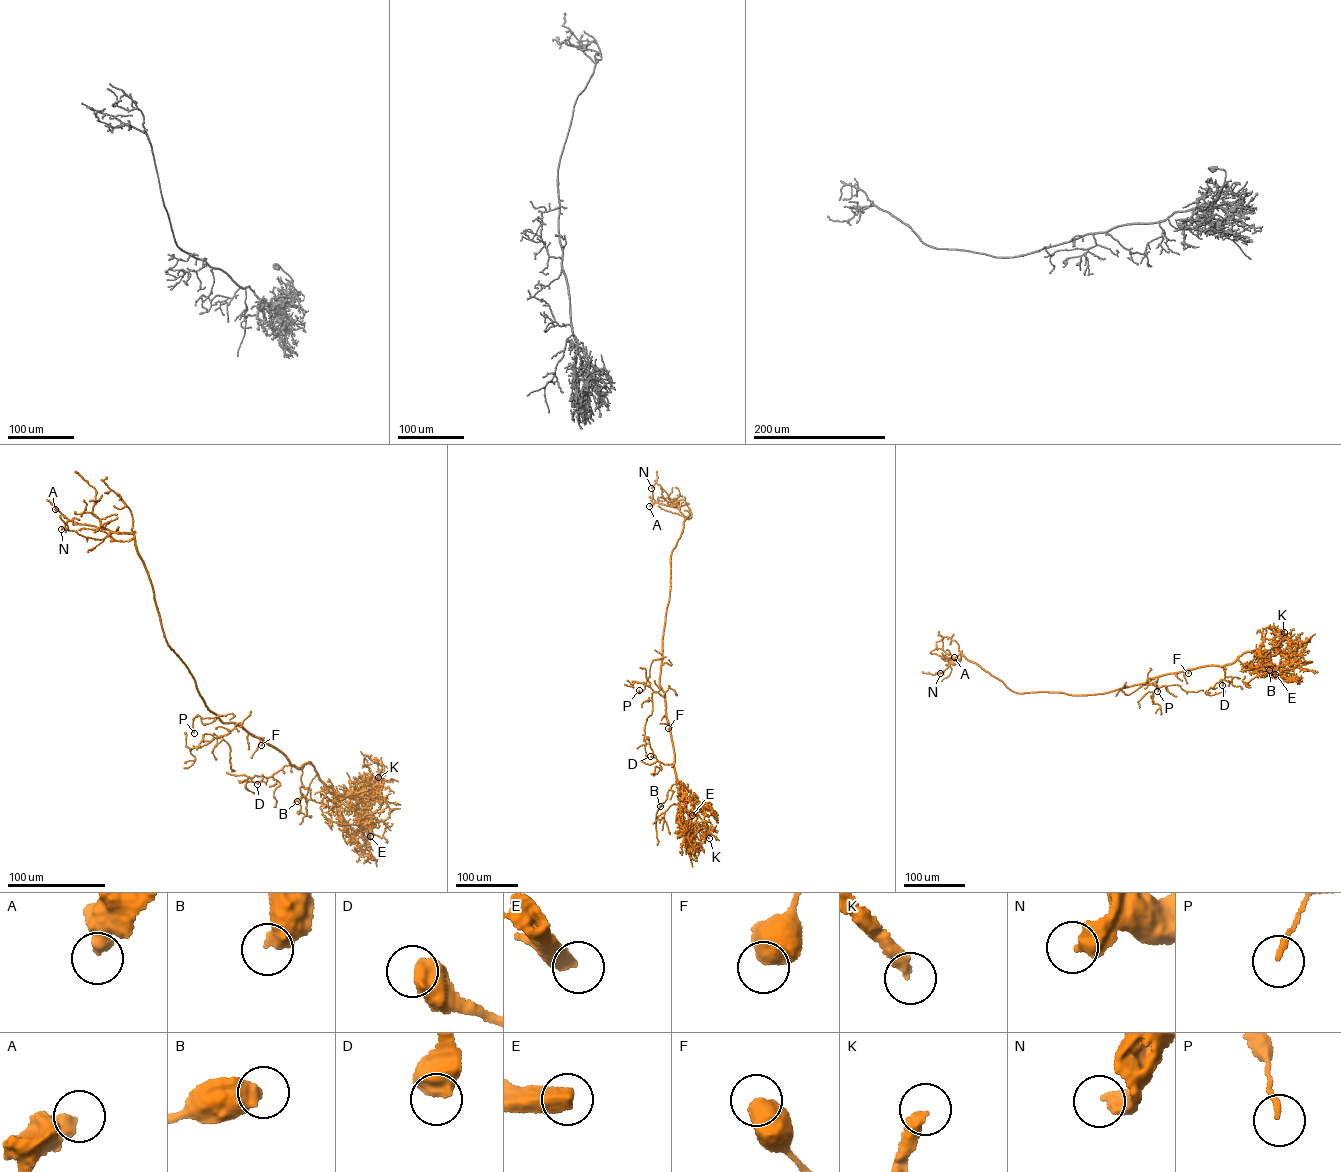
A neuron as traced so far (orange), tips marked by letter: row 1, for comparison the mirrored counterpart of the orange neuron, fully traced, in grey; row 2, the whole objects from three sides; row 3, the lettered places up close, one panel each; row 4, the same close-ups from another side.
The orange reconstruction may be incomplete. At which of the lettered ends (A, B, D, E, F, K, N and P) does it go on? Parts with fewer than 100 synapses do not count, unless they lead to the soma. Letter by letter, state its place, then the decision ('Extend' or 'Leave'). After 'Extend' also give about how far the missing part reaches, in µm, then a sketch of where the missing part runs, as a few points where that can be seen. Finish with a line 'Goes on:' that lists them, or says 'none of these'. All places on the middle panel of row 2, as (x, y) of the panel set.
A: Place: (649, 506). Leave
B: Place: (660, 806). Leave
D: Place: (650, 756). Leave
E: Place: (692, 815). Extend. Missing length about 45 µm. Course of what is missing: (692, 815), (694, 820), (690, 829)
F: Place: (668, 728). Leave
K: Place: (709, 838). Extend. Missing length about 45 µm. Course of what is missing: (709, 838), (718, 848), (725, 848)
N: Place: (651, 488). Leave
P: Place: (639, 690). Leave
Goes on: E, K

